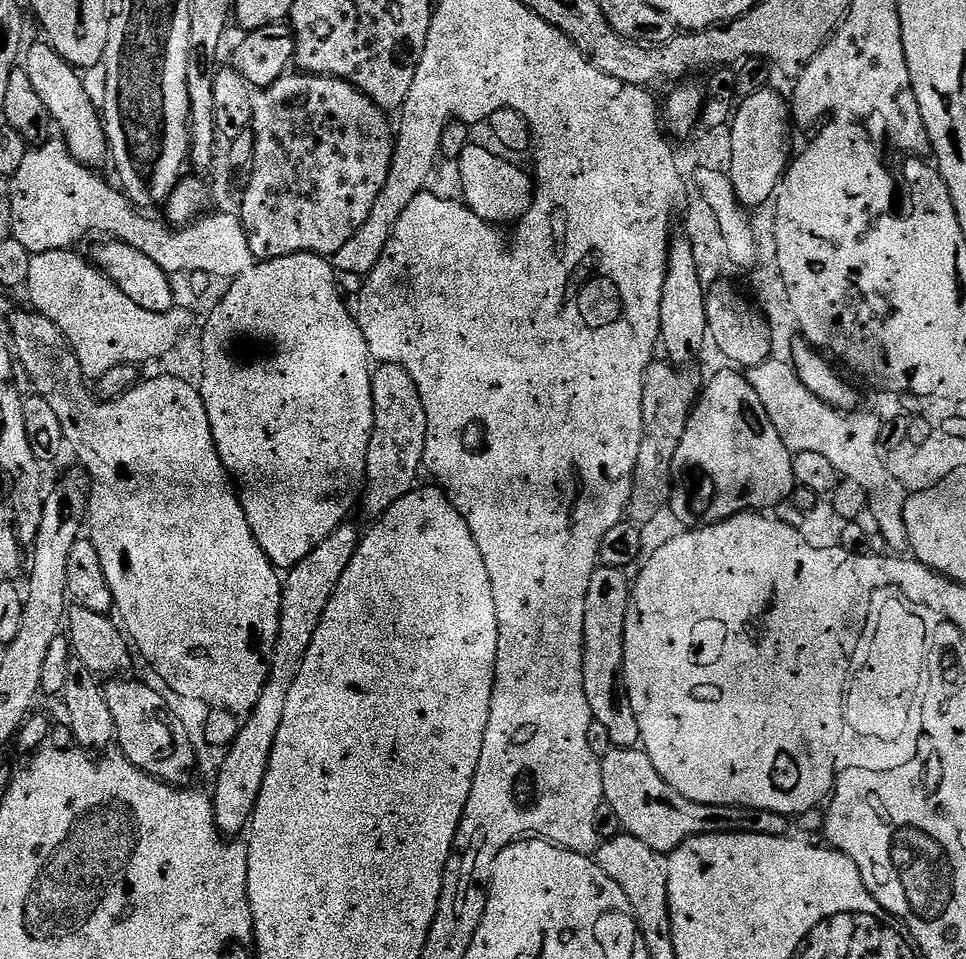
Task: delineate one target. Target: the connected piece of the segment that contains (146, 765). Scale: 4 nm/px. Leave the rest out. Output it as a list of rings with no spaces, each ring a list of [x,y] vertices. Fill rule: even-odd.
[[[112,678],[104,684],[106,706],[110,706],[110,718],[114,718],[119,751],[131,764],[138,766],[138,770],[150,774],[155,780],[177,786],[187,785],[191,781],[188,780],[192,776],[191,768],[196,764],[196,748],[192,745],[192,736],[188,733],[187,726],[172,713],[167,700],[169,697],[163,691],[155,692],[150,685],[143,684],[140,680],[124,679],[128,678]]]

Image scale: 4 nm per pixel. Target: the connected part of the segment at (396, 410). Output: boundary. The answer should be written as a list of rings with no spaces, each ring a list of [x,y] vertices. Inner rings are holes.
[[[384,362],[372,373],[374,426],[366,458],[366,474],[362,489],[362,508],[379,518],[398,498],[417,487],[416,475],[422,472],[428,419],[418,394],[418,386],[401,364]]]

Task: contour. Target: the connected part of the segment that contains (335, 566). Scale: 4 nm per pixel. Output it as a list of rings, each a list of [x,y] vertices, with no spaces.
[[[348,527],[334,529],[326,542],[314,546],[314,550],[310,550],[310,554],[302,558],[302,562],[287,569],[283,577],[280,629],[272,651],[272,668],[268,672],[268,681],[262,690],[262,698],[258,698],[258,702],[241,723],[238,738],[234,738],[234,742],[223,753],[225,756],[220,764],[220,773],[216,776],[216,789],[211,789],[210,792],[216,828],[225,837],[231,838],[240,831],[241,835],[246,826],[251,825],[254,806],[266,778],[274,738],[278,734],[278,726],[282,726],[286,694],[290,694],[290,686],[294,678],[298,678],[302,658],[306,658],[306,650],[310,650],[310,638],[314,638],[314,630],[318,622],[322,622],[322,614],[326,610],[328,599],[338,586],[338,578],[342,578],[350,558],[354,558],[360,545],[361,529]]]

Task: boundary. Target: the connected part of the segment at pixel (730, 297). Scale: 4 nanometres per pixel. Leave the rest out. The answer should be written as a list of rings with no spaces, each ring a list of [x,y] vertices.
[[[720,280],[706,292],[706,322],[711,343],[725,356],[729,365],[751,370],[773,359],[772,330],[768,319],[753,301],[748,301],[728,280]]]

